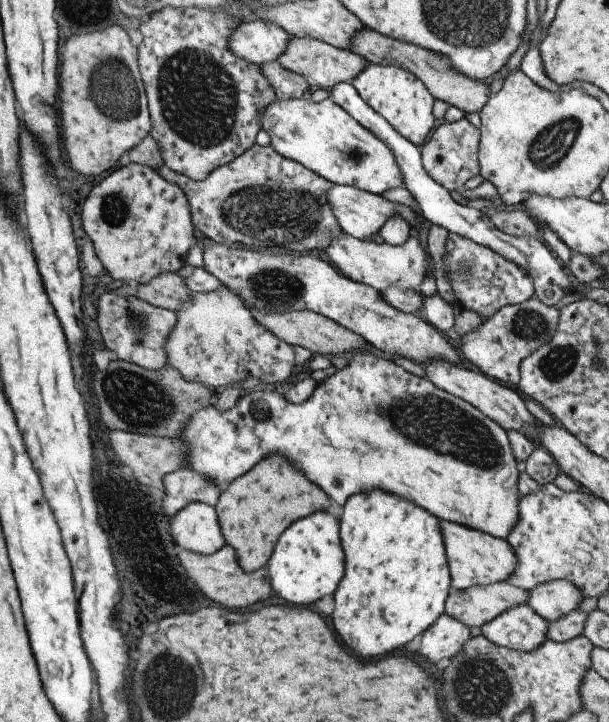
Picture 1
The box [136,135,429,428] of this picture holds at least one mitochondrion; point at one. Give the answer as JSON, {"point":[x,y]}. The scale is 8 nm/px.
{"point":[266,213]}

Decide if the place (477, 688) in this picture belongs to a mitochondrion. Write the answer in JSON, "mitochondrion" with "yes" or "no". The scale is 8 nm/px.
{"mitochondrion":"yes"}

